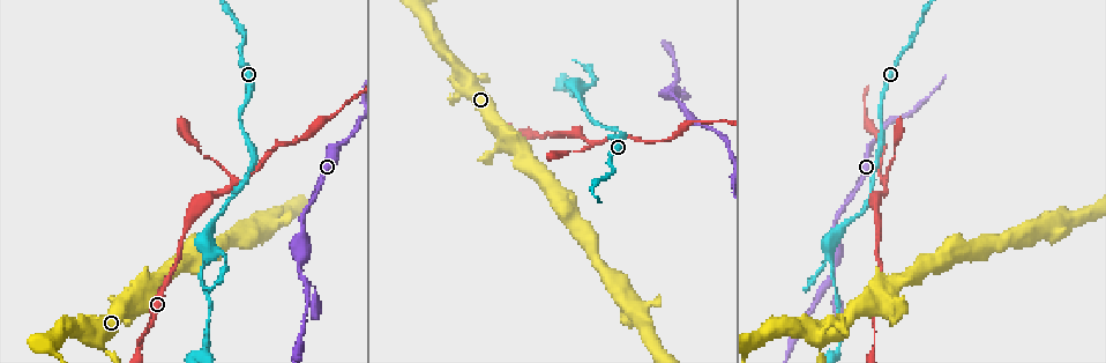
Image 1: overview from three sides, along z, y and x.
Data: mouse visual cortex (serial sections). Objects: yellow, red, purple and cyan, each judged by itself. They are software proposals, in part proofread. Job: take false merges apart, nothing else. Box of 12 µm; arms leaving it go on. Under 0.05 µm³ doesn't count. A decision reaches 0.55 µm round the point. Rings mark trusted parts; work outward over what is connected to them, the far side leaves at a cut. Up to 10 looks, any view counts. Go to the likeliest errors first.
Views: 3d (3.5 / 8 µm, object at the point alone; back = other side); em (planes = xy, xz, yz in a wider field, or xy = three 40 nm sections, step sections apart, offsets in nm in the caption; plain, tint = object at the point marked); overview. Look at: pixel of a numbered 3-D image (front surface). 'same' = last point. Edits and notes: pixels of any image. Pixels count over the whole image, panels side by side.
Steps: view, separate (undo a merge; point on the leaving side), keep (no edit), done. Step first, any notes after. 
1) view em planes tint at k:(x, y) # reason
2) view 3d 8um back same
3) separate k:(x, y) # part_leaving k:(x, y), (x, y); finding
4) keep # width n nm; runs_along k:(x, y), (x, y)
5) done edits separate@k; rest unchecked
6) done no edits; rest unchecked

view 3d 8um at 1:(886, 181)

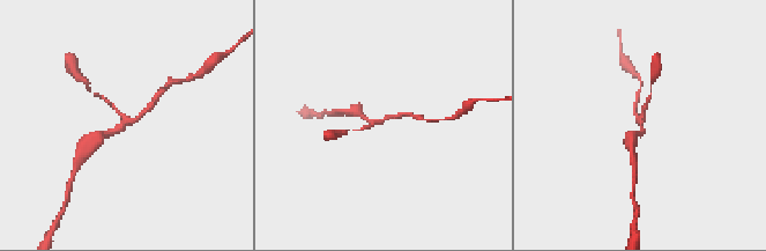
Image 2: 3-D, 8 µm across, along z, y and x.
view em xy step 3 tint at 2:(642, 122) # arms 3; arm_widths 150, 150, 200 nm; shape alone is not enough

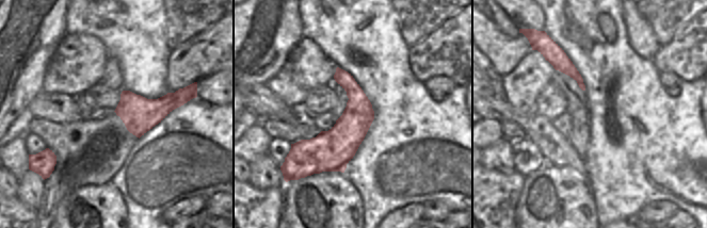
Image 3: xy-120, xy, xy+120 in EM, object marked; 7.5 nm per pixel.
keep # runs_along 2:(97, 135), (136, 119), (151, 104); continuous, no second cell

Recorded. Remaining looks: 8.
view 3d 3.5um at 1:(675, 86)

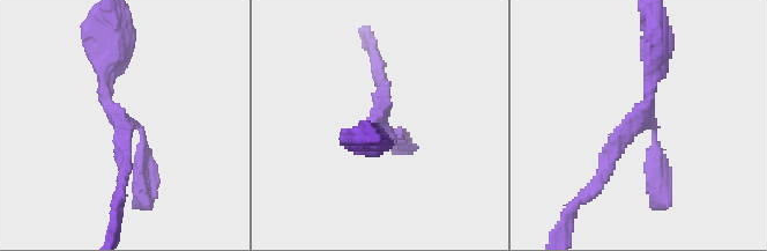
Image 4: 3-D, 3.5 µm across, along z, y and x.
view em xy step 5 tint at 4:(638, 114) # arms 3; arm_widths 200, 200, 350 nm

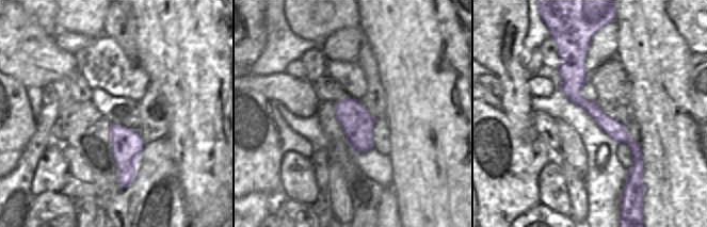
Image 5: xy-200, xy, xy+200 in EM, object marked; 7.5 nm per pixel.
view em xy step 2 tint same # cut it another way

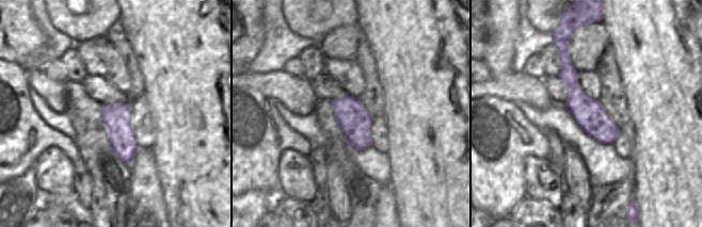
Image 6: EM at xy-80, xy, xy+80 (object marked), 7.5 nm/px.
keep # runs_along 4:(656, 46), (650, 100), (597, 182); continuous, no second cell

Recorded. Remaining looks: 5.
view 3d 3.5um at 1:(511, 142) # looks like a crossing

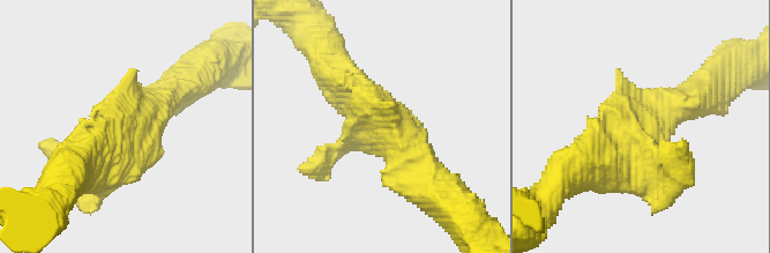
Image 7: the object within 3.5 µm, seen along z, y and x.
view em xy step 3 tint at 7:(122, 141)

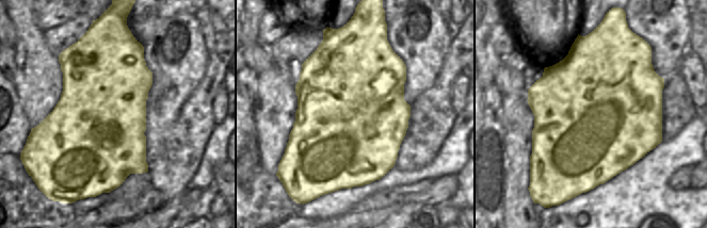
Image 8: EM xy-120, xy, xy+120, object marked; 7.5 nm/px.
keep # all the same cell

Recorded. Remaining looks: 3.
view 3d 3.5um at 1:(831, 249) # a fork

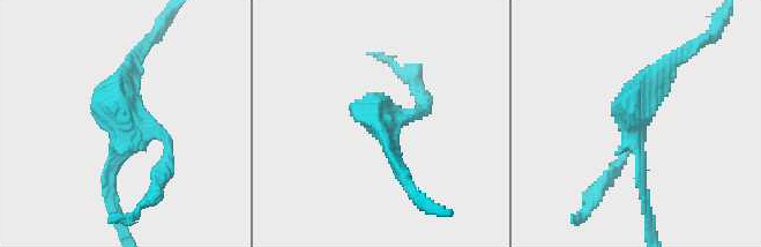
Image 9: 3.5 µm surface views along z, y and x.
keep # runs_along 9:(674, 61), (634, 118), (646, 196); all the same cell

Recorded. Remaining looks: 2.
done no edits; rest unchecked

